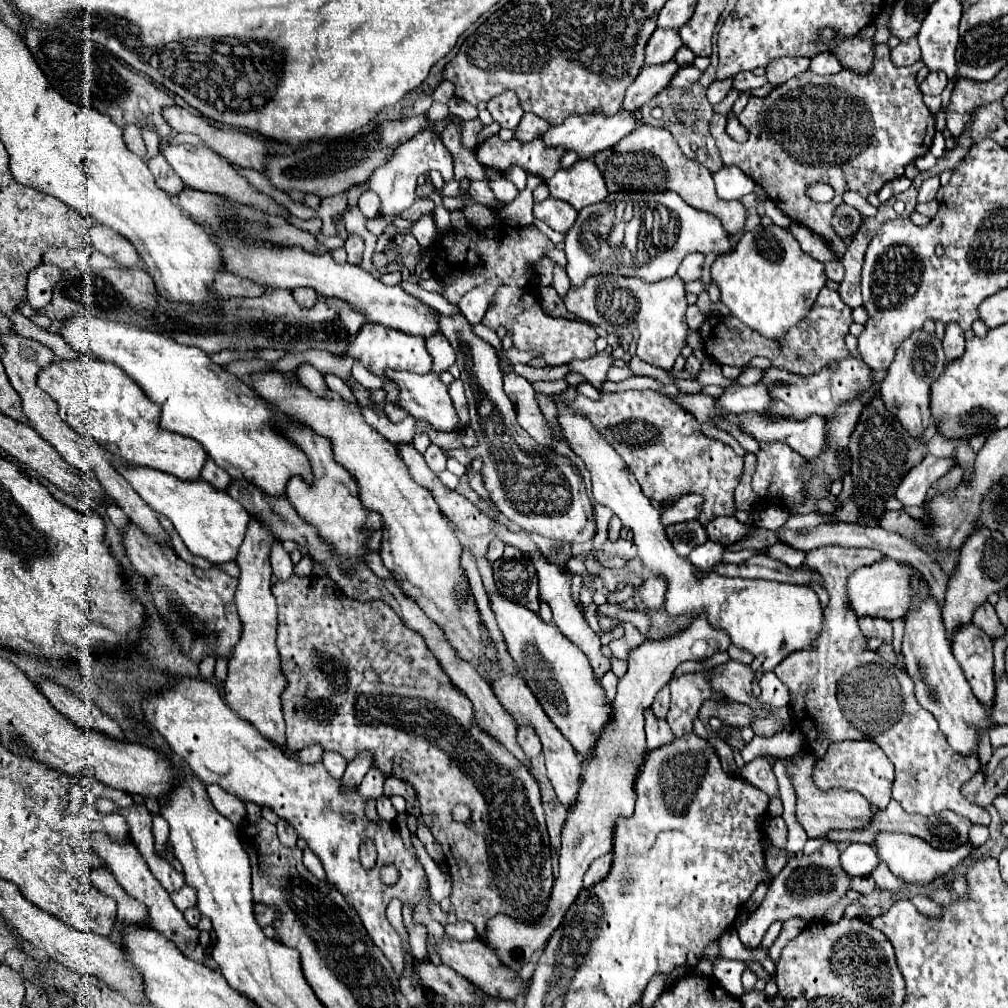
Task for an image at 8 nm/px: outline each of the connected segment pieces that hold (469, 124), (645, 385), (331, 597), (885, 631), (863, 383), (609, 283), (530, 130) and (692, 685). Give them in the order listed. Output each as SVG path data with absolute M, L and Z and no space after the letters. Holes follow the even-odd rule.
M475 119L475 121L463 121L463 145L467 149L473 149L475 147L475 135L477 131L481 129L481 121Z
M629 377L625 381L619 381L619 383L611 383L611 381L605 381L601 385L601 391L627 391L627 389L651 389L655 393L661 393L663 389L663 383L651 379L651 377Z
M293 575L291 581L277 581L271 591L279 603L277 649L281 655L281 671L293 697L285 701L287 707L283 707L287 749L301 751L317 743L325 751L343 755L347 763L351 763L355 753L367 749L375 757L371 767L379 769L385 779L395 777L413 785L423 821L443 847L449 865L453 881L449 899L457 921L473 923L479 937L485 933L487 921L497 913L523 921L539 917L553 885L551 849L539 785L521 761L515 761L495 737L487 737L487 733L475 725L471 701L467 701L467 695L443 673L423 637L407 629L383 601L353 601L345 597L329 577L321 577L319 587L319 577L315 575ZM457 803L471 809L471 829L453 819L451 811Z
M861 617L858 618L859 627L865 637L877 637L883 643L893 643L893 631L891 623L882 618Z
M847 357L841 361L833 361L831 365L823 367L819 373L815 375L795 375L795 373L787 373L783 369L777 367L769 367L763 373L763 379L759 383L767 385L767 391L771 393L771 405L765 411L765 417L775 417L775 419L795 419L795 421L803 421L805 417L811 415L821 415L823 419L831 421L835 417L835 411L841 405L847 405L855 399L859 399L861 395L869 393L877 393L877 387L871 379L871 367L867 367L865 361L855 359L855 357Z
M611 273L593 275L585 281L583 287L571 287L565 297L565 307L579 319L595 327L603 327L607 333L639 333L635 341L637 357L663 369L671 369L675 359L681 355L681 349L687 345L687 299L683 291L683 281L677 275L657 283L643 283L633 277L621 277Z
M525 113L521 123L515 129L515 139L517 141L533 141L535 137L541 137L547 129L549 129L547 121L543 121L541 117L537 117L533 113Z
M703 669L699 673L685 673L671 681L671 709L667 713L667 723L677 737L693 731L693 719L697 717L705 699L723 699L715 695L707 685L705 671L709 669Z

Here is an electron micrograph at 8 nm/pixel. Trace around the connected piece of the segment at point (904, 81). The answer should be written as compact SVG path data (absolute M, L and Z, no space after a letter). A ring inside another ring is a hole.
M883 43L875 49L873 69L863 75L851 73L851 69L843 69L837 75L819 77L817 73L811 73L811 69L807 69L805 73L799 73L783 85L775 87L767 97L749 97L747 107L737 117L739 123L747 129L749 139L745 143L737 143L729 135L725 135L721 141L717 141L721 159L725 165L735 165L745 175L749 175L769 193L769 199L787 217L819 235L835 253L835 257L841 259L853 241L853 235L839 237L831 229L833 211L843 203L843 195L847 191L857 191L867 199L871 193L877 193L887 181L903 177L905 167L923 157L931 147L935 135L935 119L925 107L923 95L919 93L919 87L915 83L921 67L921 61L909 67L895 67L889 59L889 45ZM815 183L831 185L835 189L835 199L831 203L813 201L807 195L807 189Z

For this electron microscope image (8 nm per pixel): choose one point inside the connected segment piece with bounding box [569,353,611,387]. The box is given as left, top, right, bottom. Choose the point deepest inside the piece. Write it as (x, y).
(594, 369)

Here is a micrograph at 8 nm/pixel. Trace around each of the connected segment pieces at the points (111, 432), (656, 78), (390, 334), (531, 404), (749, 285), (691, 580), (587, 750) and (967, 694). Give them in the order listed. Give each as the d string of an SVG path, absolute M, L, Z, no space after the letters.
M81 355L73 361L53 361L37 375L37 385L59 405L59 417L73 431L93 437L119 459L159 469L185 481L199 477L207 459L205 449L195 439L161 431L159 407L143 397L143 391L119 367L91 355Z
M675 61L643 67L639 71L637 79L633 81L633 85L627 89L621 109L629 111L629 113L639 111L641 105L649 103L659 91L663 91L667 87L667 83L671 81L671 77L675 75L677 69L679 69L679 65Z
M365 323L363 329L357 333L355 341L349 345L347 353L343 357L353 357L355 361L361 361L365 369L369 369L373 375L383 379L383 389L387 395L387 403L399 405L399 389L391 383L389 377L385 377L387 369L395 371L411 371L411 373L429 373L431 369L431 355L425 349L425 339L423 337L413 337L403 331L395 331L385 325L371 325Z
M509 375L505 377L505 393L515 405L517 421L519 425L541 445L549 445L553 439L551 431L545 427L543 415L539 411L539 405L535 401L535 391L531 389L531 383L523 377Z
M759 225L753 231L747 231L733 253L715 259L711 265L711 279L719 287L721 303L731 315L773 341L783 341L787 329L807 317L827 281L823 263L803 253L793 235L775 225Z
M569 407L559 409L559 423L571 449L585 461L593 479L593 497L597 503L609 507L621 521L623 527L633 531L633 543L637 545L639 559L645 569L667 581L665 589L665 611L671 619L675 617L699 617L707 615L713 629L721 629L729 635L731 643L753 657L765 655L761 671L773 671L793 651L809 649L823 627L823 607L813 589L807 585L789 585L763 579L739 579L723 577L715 571L701 575L687 557L679 557L675 547L667 539L659 511L639 489L639 483L627 473L621 457L599 437L595 427L585 415L575 413Z
M491 595L491 609L497 617L499 629L505 637L507 651L513 657L515 667L523 675L537 701L543 705L547 717L573 745L583 765L587 765L591 759L597 757L597 741L605 725L611 723L613 705L607 703L605 691L595 677L585 653L577 645L567 641L567 637L563 637L563 633L559 633L553 623L545 623L537 613L501 595Z
M911 579L913 607L905 615L905 635L903 635L903 657L907 663L907 675L915 683L915 697L923 709L927 709L939 723L939 729L947 737L949 745L963 757L979 749L979 729L989 729L989 709L973 695L967 679L963 677L961 665L951 653L951 641L943 625L941 609L943 603L931 593L921 597L923 579Z

